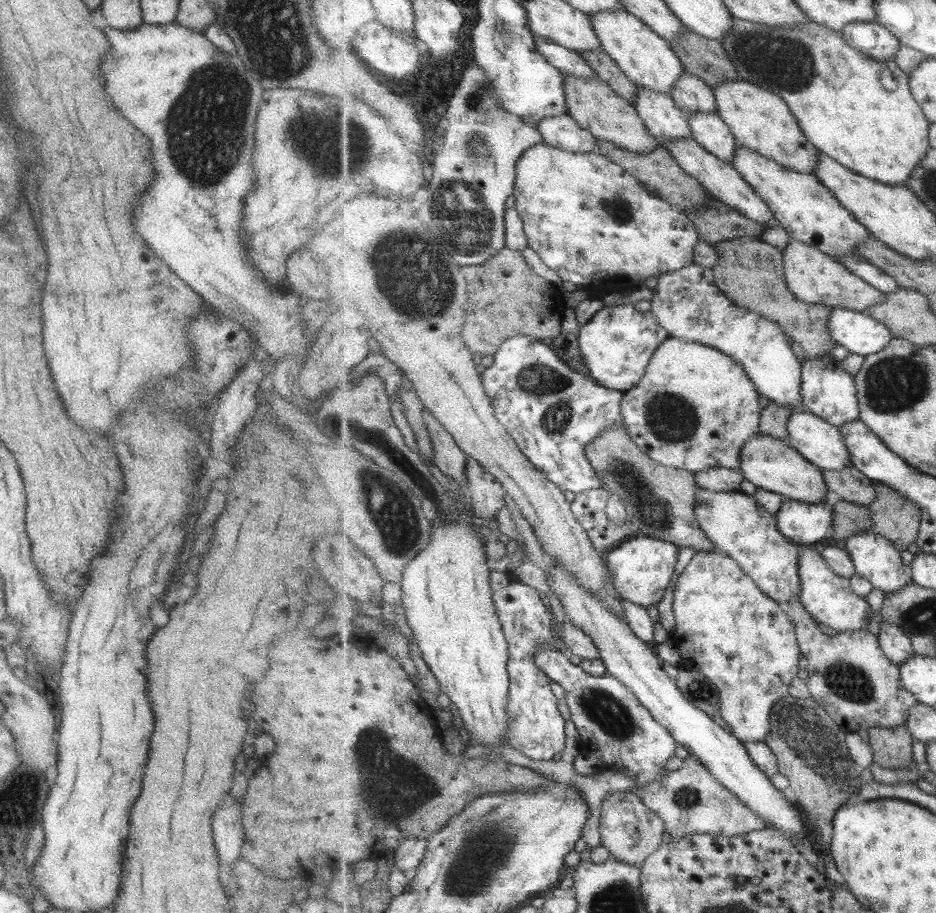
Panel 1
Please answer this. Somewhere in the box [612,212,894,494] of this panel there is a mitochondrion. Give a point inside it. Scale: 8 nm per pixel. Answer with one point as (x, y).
(670, 418)

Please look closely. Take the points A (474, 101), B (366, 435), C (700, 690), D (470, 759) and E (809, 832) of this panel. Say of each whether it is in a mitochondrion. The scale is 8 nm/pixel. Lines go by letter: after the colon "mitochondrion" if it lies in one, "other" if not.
A: mitochondrion
B: mitochondrion
C: mitochondrion
D: other
E: other

